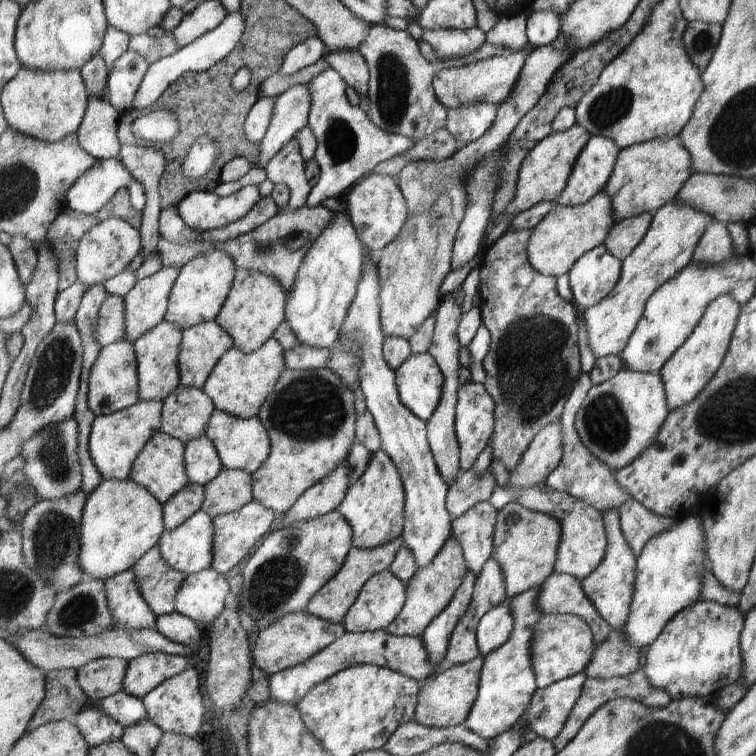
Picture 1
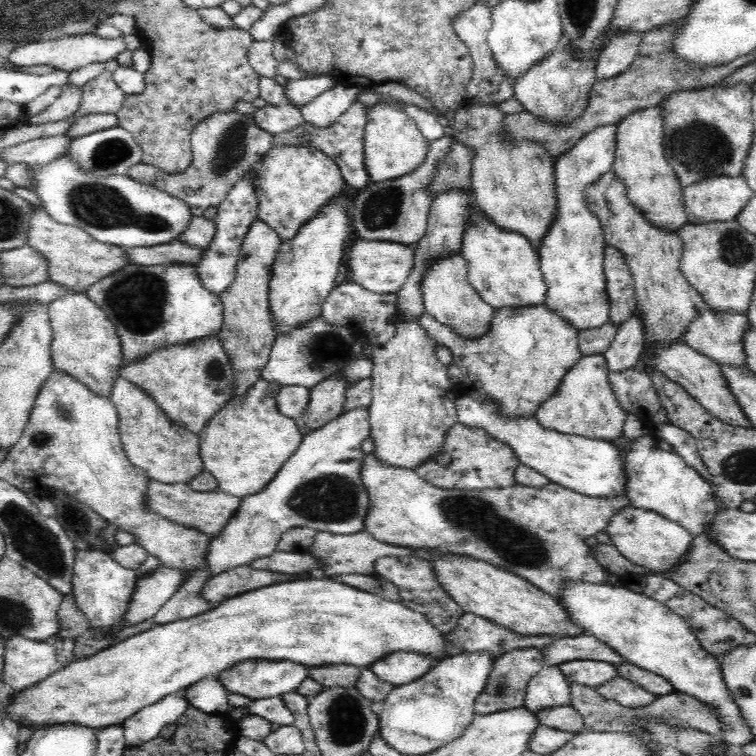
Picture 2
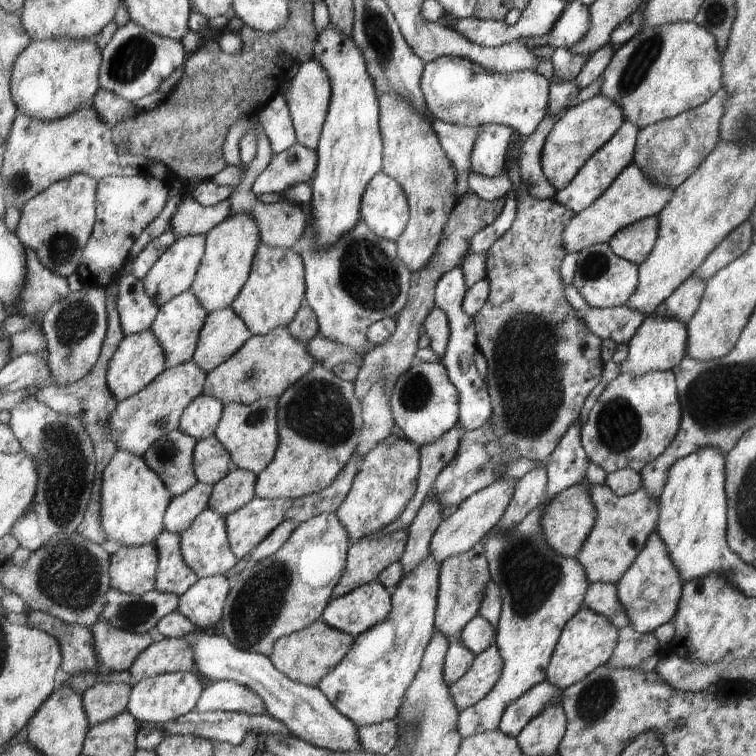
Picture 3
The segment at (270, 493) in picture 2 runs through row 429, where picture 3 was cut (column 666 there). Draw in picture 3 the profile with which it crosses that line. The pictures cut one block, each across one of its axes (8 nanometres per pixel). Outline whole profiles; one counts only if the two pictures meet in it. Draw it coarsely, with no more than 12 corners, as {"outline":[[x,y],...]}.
{"outline":[[650,314],[625,362],[604,380],[671,371],[687,352],[685,325]]}

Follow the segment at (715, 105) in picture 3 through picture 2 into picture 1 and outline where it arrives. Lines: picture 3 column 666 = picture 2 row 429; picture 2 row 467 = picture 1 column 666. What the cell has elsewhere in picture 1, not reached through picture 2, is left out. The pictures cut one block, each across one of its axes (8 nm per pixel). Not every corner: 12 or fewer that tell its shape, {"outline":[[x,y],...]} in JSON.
{"outline":[[677,135],[623,149],[605,190],[616,222],[653,214],[692,174]]}

